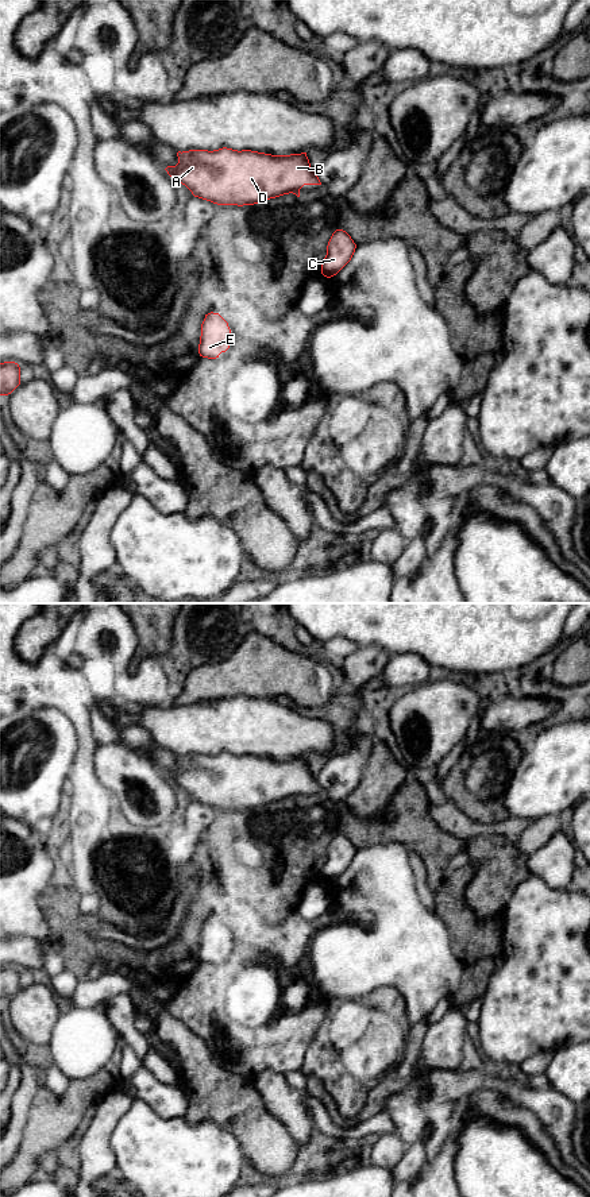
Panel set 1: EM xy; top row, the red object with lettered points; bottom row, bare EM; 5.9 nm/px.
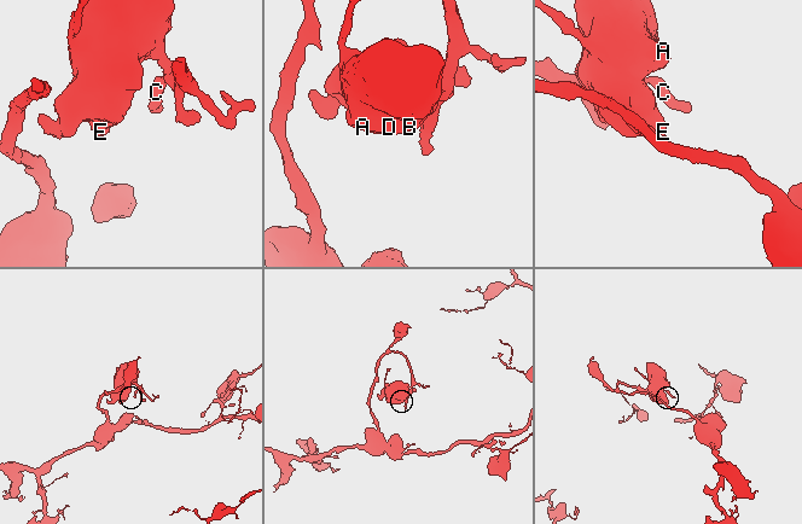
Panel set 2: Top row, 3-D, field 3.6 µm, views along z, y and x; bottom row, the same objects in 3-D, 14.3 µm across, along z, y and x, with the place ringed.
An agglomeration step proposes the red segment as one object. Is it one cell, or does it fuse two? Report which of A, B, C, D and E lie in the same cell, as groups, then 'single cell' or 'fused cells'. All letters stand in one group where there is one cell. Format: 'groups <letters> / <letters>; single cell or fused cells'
groups A B C D E; single cell

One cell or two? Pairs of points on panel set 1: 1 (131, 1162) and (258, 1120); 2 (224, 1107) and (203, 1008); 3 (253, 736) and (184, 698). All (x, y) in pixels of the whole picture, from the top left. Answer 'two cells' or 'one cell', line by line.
1: two cells
2: two cells
3: two cells

